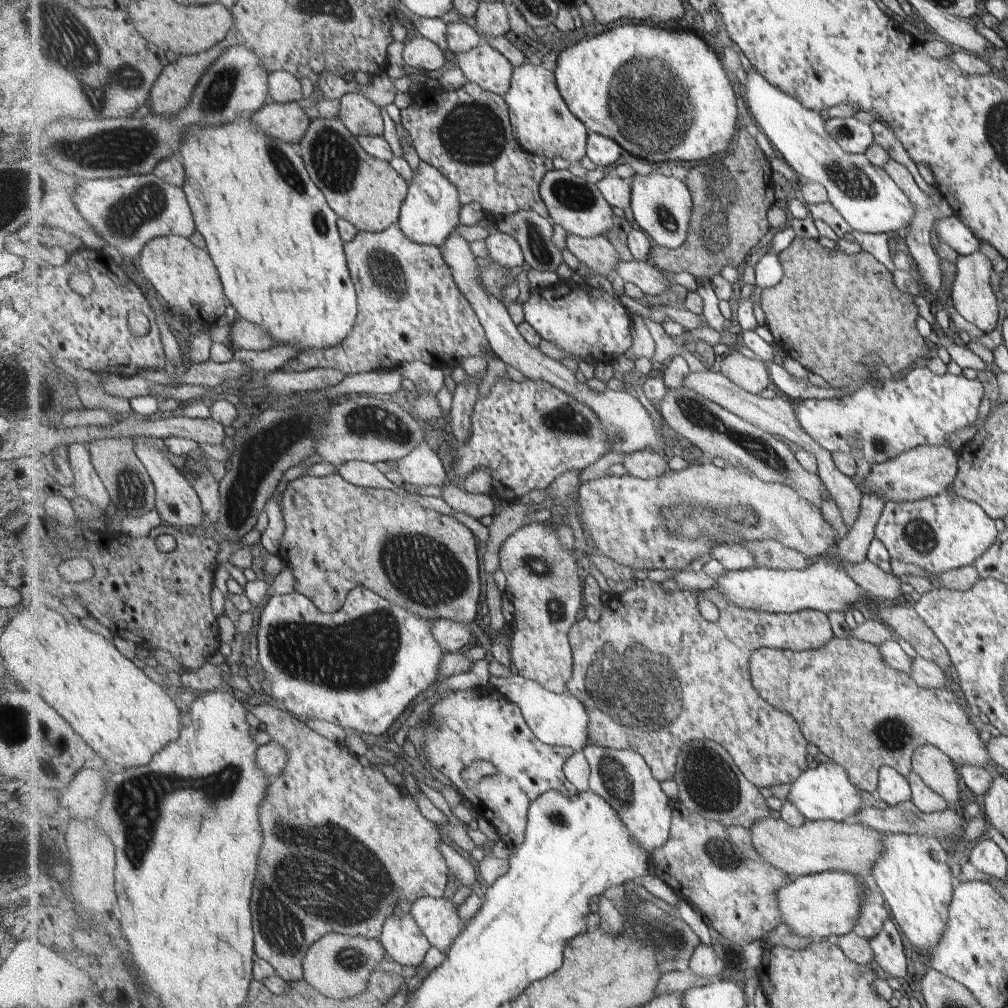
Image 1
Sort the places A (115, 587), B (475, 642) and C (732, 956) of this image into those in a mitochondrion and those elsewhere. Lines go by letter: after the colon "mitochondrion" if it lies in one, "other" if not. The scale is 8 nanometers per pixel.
A: other
B: other
C: other

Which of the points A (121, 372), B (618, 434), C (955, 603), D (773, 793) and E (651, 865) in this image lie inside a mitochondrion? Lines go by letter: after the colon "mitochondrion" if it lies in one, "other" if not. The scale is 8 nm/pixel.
A: other
B: mitochondrion
C: other
D: other
E: other

